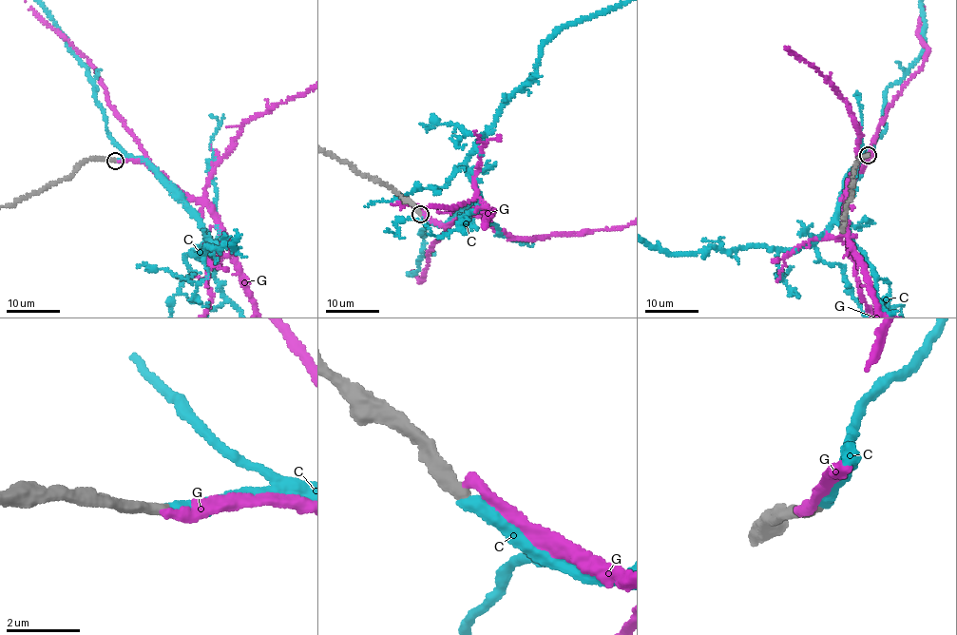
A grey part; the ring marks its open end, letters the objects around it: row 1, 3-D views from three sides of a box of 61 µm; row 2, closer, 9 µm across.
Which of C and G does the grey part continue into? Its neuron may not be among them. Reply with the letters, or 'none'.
C

